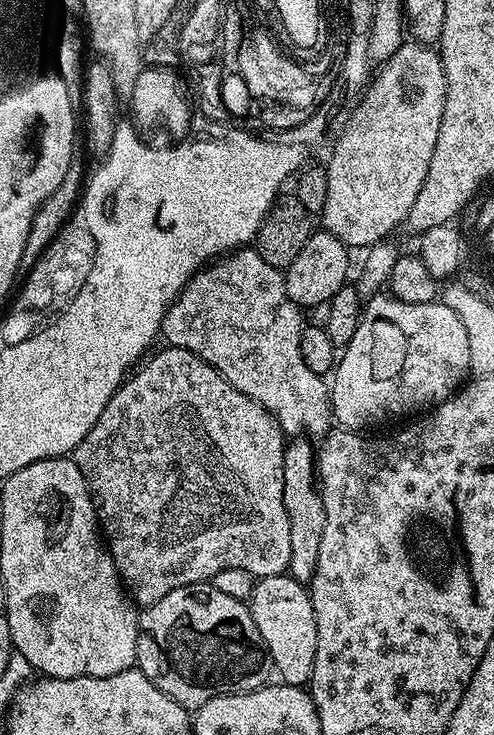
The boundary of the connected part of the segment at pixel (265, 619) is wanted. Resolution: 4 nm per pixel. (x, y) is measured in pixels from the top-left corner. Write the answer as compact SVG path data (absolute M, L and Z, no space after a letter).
M287 574L261 576L246 603L254 618L254 626L258 626L266 642L275 675L285 684L307 685L312 678L314 650L318 646L318 630L309 589Z

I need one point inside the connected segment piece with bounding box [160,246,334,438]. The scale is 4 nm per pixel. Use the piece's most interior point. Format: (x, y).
(235, 313)

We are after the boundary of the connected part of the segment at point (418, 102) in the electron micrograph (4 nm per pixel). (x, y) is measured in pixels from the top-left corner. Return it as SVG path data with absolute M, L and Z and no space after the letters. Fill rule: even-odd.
M405 42L379 68L358 103L351 109L352 117L350 112L343 121L344 129L332 148L332 157L326 161L328 182L322 228L352 250L367 250L370 245L389 239L393 235L392 231L407 221L422 190L422 182L426 182L426 170L430 170L430 158L434 154L434 142L438 142L438 126L442 126L446 78L439 51L435 47Z

